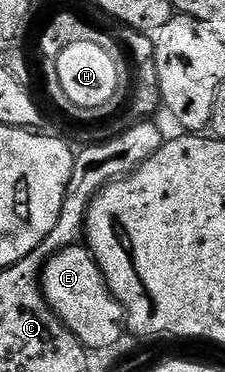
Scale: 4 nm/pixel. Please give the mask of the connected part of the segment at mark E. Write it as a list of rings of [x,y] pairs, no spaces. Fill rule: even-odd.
[[[83,244],[58,251],[44,264],[40,289],[54,315],[83,343],[85,349],[97,351],[122,341],[122,335],[126,333],[126,314],[108,292],[100,266]]]

